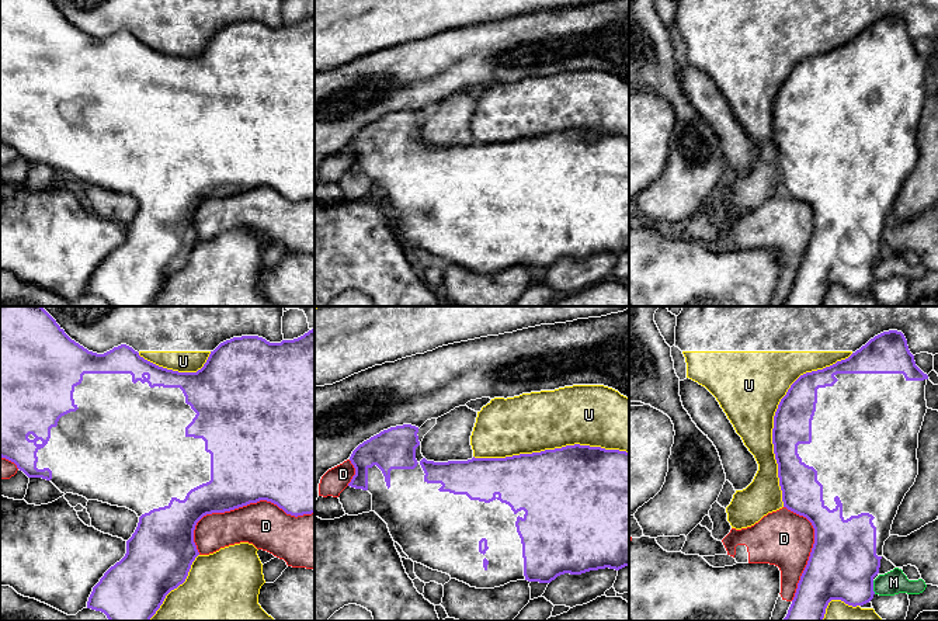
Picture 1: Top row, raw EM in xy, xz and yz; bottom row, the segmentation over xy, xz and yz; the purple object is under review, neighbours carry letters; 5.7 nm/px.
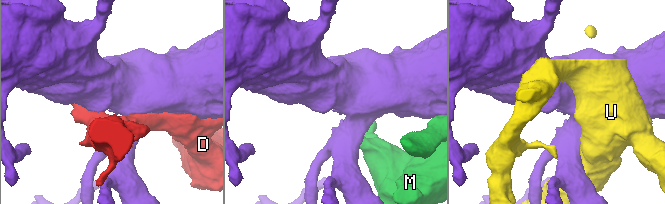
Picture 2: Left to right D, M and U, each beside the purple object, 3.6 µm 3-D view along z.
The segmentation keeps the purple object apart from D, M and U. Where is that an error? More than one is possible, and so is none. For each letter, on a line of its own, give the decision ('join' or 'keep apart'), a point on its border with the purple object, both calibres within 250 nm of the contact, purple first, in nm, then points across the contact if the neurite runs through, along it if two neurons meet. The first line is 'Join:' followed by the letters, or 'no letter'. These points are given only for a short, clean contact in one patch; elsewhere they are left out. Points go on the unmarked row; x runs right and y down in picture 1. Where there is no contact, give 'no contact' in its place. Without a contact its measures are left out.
Join: no letter
D: keep apart | xy (246, 190) | 460/260 nm
M: keep apart | yz (872, 273) | 380/140 nm
U: keep apart | yz (775, 100) | 220/400 nm

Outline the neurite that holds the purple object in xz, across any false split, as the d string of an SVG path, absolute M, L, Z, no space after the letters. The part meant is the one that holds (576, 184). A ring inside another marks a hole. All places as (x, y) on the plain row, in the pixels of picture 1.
M403 110L383 115L359 129L350 142L355 160L348 169L351 173L368 176L372 180L372 197L388 209L393 226L413 247L447 259L451 264L476 274L494 274L517 266L550 268L564 259L581 260L605 253L619 256L629 251L629 138L574 129L506 143L473 142L468 146L434 148L423 142L417 118L418 112Z

